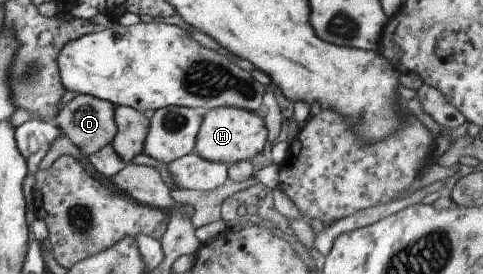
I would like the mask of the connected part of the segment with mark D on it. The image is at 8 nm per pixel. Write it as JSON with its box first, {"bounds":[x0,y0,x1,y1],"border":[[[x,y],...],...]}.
{"bounds":[53,94,116,156],"border":[[[77,94],[57,111],[53,124],[77,149],[89,156],[91,153],[105,147],[105,145],[112,143],[116,131],[115,123],[113,123],[113,113],[115,113],[115,106],[112,103],[87,94]]]}

